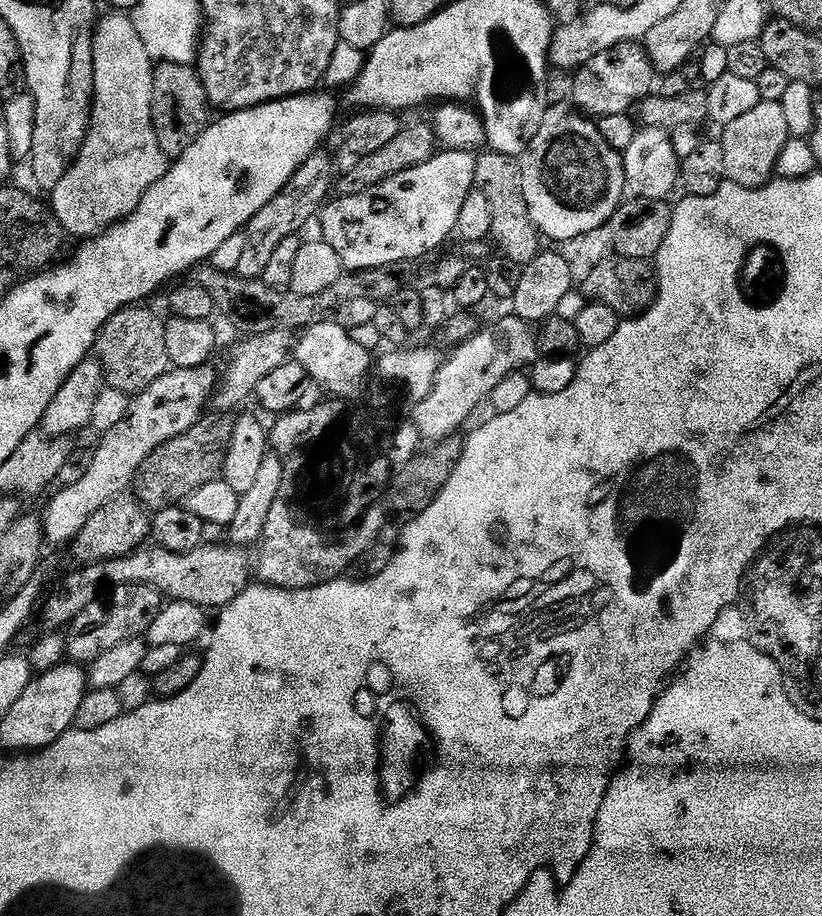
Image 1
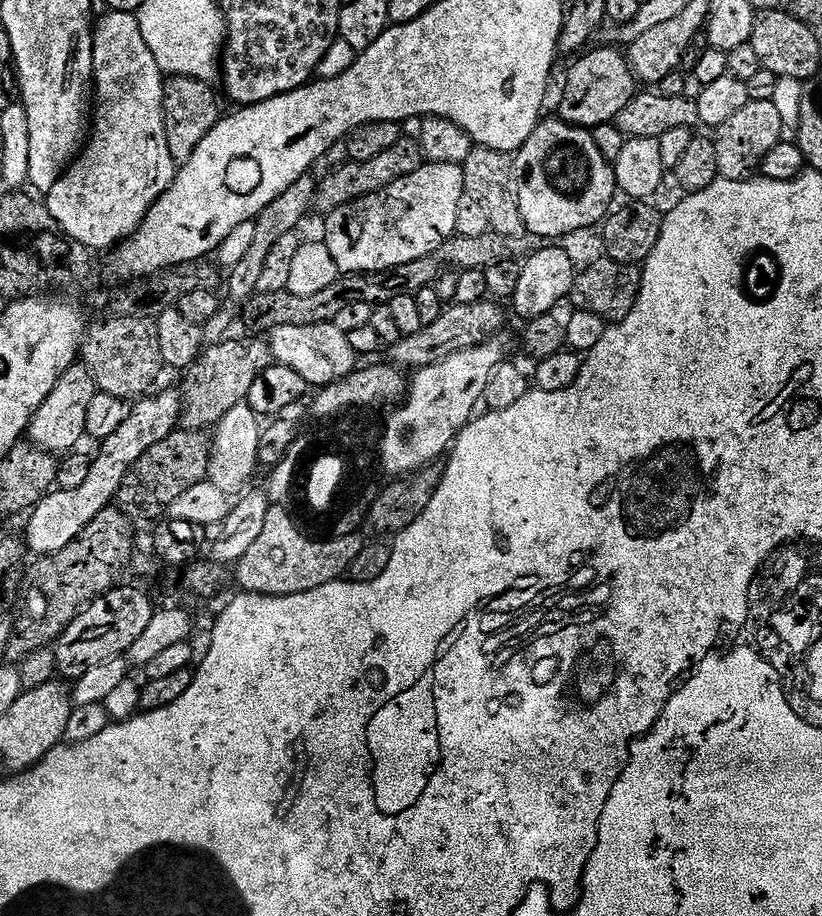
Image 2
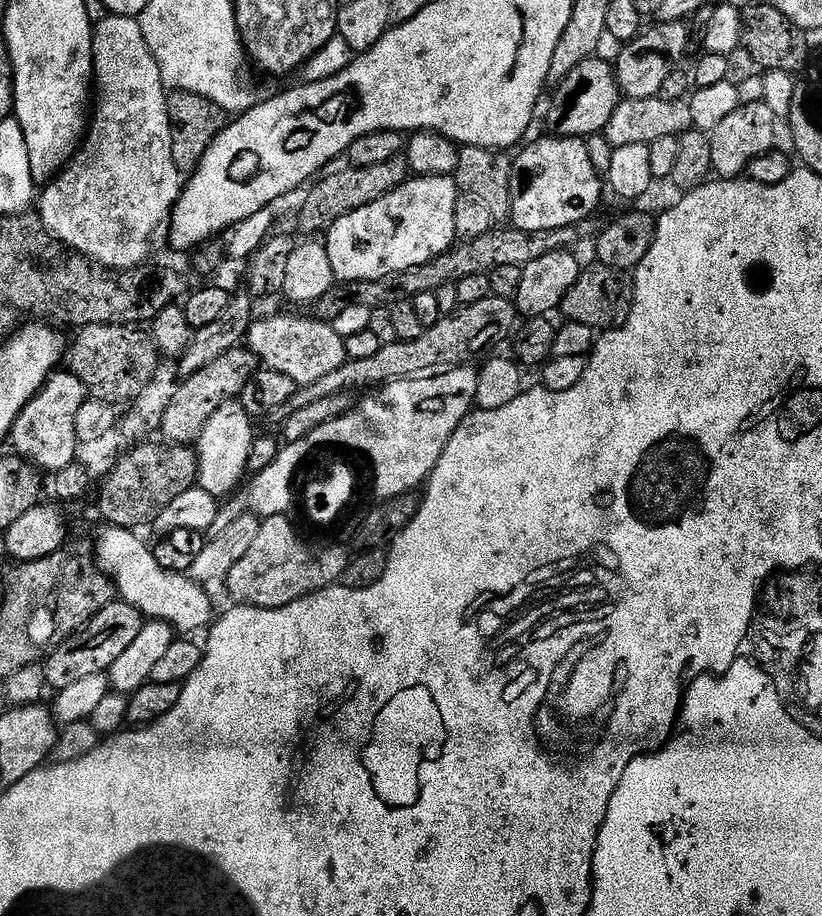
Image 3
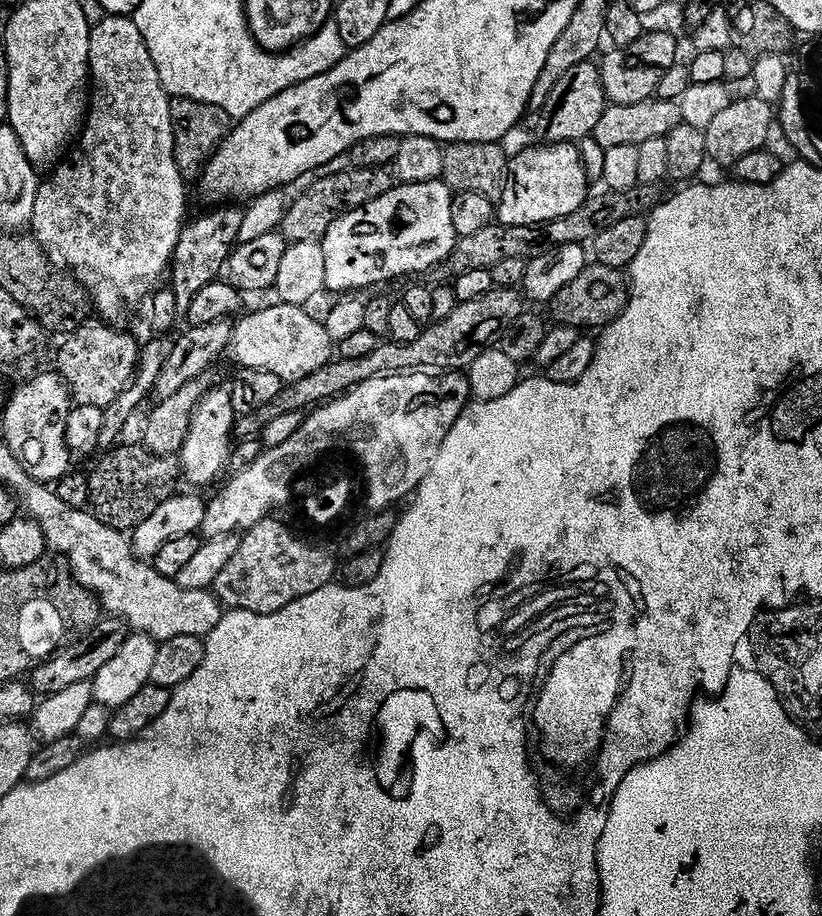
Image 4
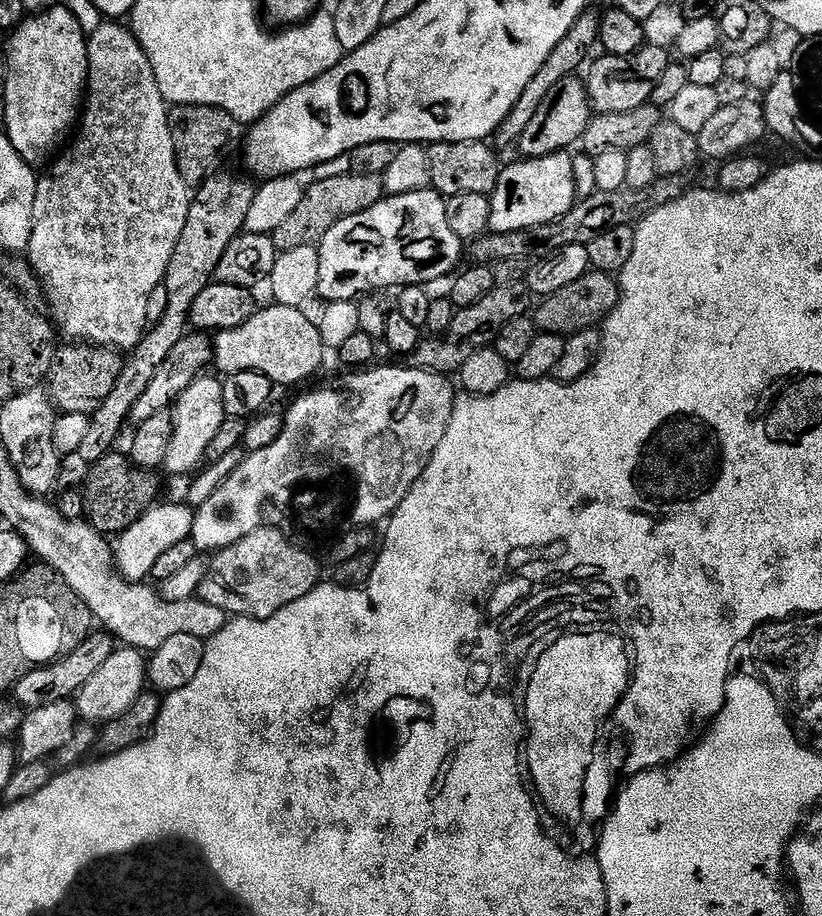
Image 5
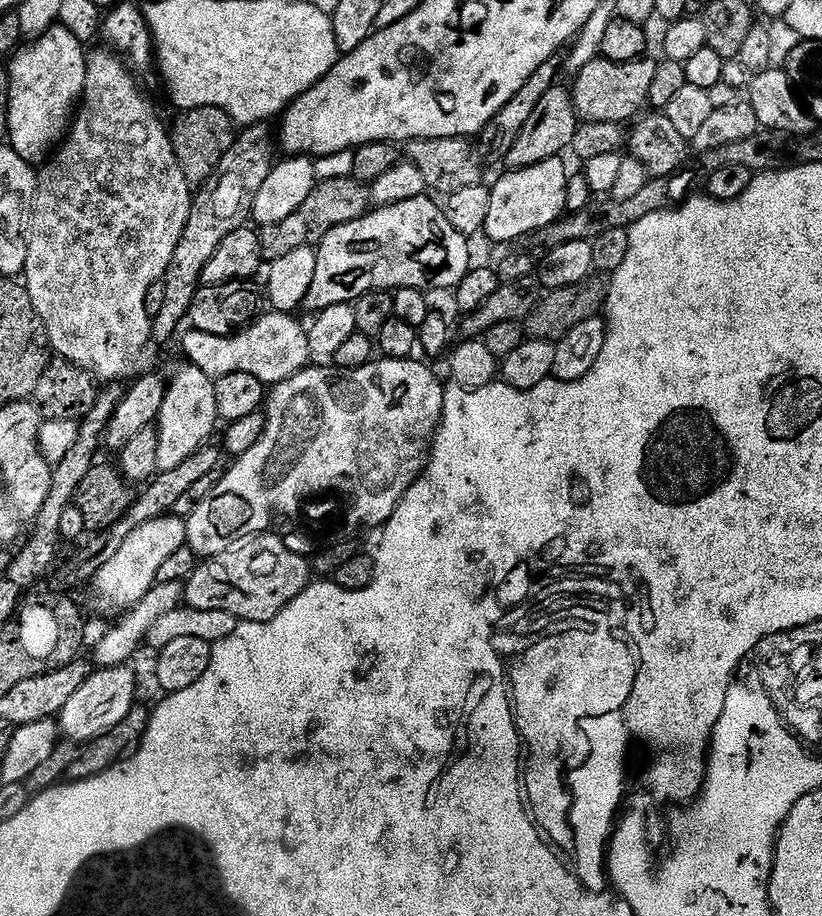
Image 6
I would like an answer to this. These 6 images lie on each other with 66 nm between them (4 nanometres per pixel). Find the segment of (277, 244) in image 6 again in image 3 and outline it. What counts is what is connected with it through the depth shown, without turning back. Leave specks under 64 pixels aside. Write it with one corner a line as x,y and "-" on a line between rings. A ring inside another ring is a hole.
403,155
394,157
390,162
382,162
378,166
370,166
369,168
348,166
345,169
345,172
336,172
333,176
325,175
320,178
325,178
325,180
317,179
311,185
311,188
313,187
312,193
305,198
304,205
300,208
300,228
302,231
321,231
320,233
323,233
331,228
332,223
340,216
382,198
387,192
393,192
397,186
403,184
410,176
408,162

